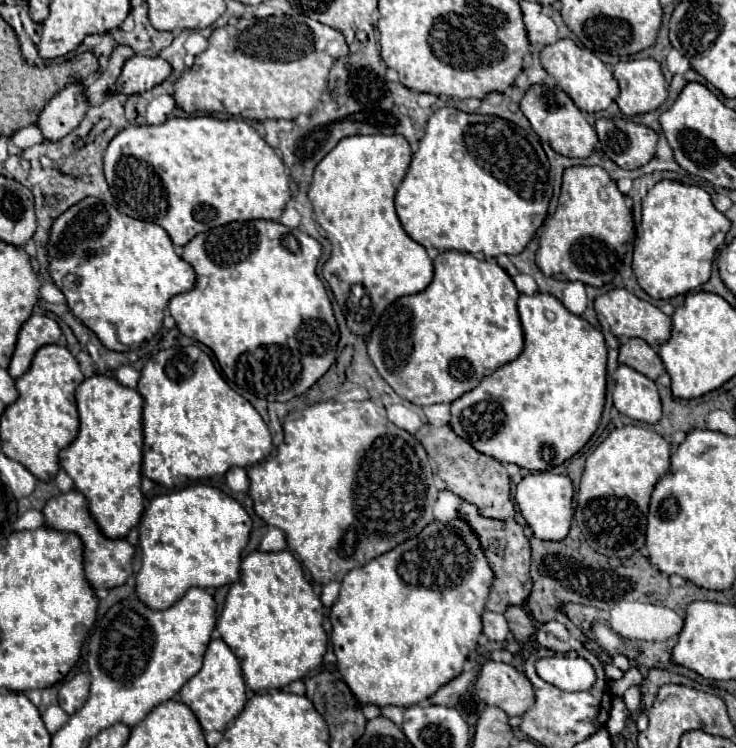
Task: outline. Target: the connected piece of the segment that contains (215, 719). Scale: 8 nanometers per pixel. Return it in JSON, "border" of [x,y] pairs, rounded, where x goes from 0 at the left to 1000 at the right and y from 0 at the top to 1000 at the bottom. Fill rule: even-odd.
{"border":[[[300,853],[287,856],[287,861],[279,872],[279,880],[276,880],[276,893],[246,920],[243,936],[265,952],[265,957],[273,965],[279,979],[284,979],[284,976],[303,979],[308,973],[308,968],[327,955],[327,949],[336,939],[327,890],[325,890],[325,882],[319,880],[319,874],[314,872],[314,866]]]}

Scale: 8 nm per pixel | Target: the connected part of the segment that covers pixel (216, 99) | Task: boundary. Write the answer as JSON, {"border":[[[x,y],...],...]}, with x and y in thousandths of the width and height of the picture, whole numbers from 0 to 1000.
{"border":[[[365,21],[325,24],[319,35],[308,32],[289,40],[284,64],[265,75],[265,86],[235,115],[235,131],[254,152],[311,152],[338,160],[401,160],[406,152],[423,152],[444,118],[444,102],[452,83],[474,72],[466,45],[423,24]]]}

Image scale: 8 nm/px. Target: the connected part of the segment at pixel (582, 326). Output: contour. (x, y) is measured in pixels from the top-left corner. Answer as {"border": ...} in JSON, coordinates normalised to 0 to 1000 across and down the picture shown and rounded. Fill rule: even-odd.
{"border":[[[708,393],[702,401],[713,447],[713,465],[697,484],[681,489],[656,511],[613,540],[613,572],[645,602],[678,618],[694,618],[721,631],[749,628],[784,607],[814,570],[822,543],[822,489],[825,463],[819,447],[798,428],[776,420],[762,401],[749,393]]]}

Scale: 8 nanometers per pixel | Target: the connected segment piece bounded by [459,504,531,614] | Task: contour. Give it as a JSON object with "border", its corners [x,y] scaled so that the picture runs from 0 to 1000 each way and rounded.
{"border":[[[629,674],[629,679],[624,682],[624,693],[635,695],[640,706],[648,711],[659,743],[673,765],[673,781],[667,786],[662,816],[683,821],[692,810],[711,810],[721,791],[721,770],[719,770],[721,730],[719,730],[719,719],[711,714],[711,703],[702,701],[697,693],[689,695],[659,693],[651,687],[651,679],[645,674]]]}

